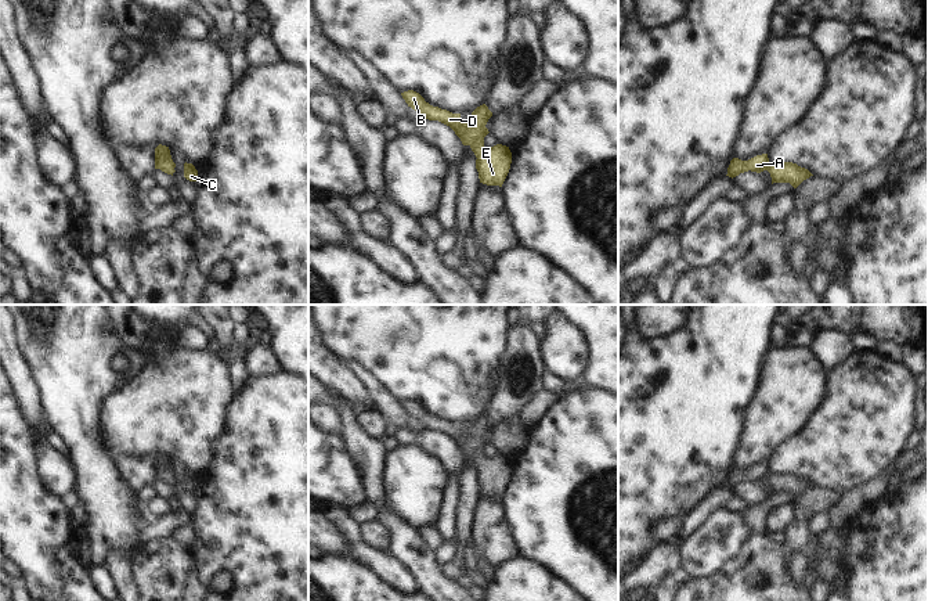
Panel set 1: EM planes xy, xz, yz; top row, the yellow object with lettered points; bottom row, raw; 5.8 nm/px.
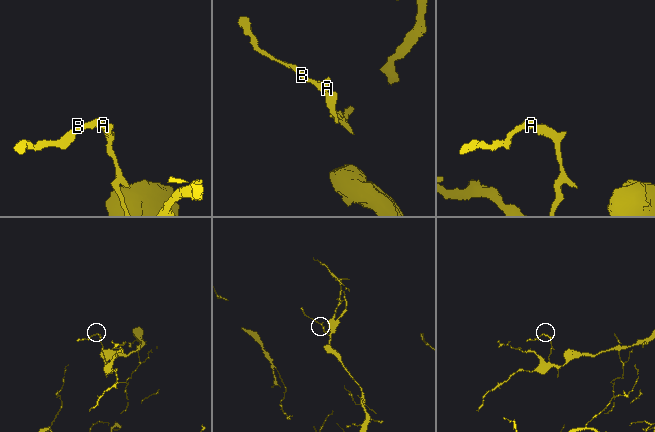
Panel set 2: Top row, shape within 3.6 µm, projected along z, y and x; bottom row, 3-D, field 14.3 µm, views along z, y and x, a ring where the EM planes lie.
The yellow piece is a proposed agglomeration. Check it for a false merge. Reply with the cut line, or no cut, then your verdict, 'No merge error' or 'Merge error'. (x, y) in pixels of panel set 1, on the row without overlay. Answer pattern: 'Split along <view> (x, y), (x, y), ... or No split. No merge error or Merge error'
No split. No merge error

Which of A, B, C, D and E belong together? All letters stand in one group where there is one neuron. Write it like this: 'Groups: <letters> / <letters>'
Groups: A B C D E

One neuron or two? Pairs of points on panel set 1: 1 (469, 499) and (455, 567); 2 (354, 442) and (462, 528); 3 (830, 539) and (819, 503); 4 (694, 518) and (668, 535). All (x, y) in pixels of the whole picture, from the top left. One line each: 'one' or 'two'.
1: one
2: two
3: two
4: one

